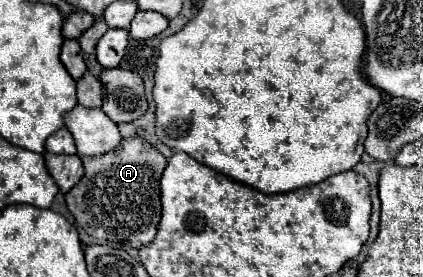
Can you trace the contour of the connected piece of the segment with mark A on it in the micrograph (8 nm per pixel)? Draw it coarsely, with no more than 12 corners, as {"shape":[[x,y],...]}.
{"shape":[[142,138],[86,156],[66,194],[94,238],[142,248],[166,158]]}

